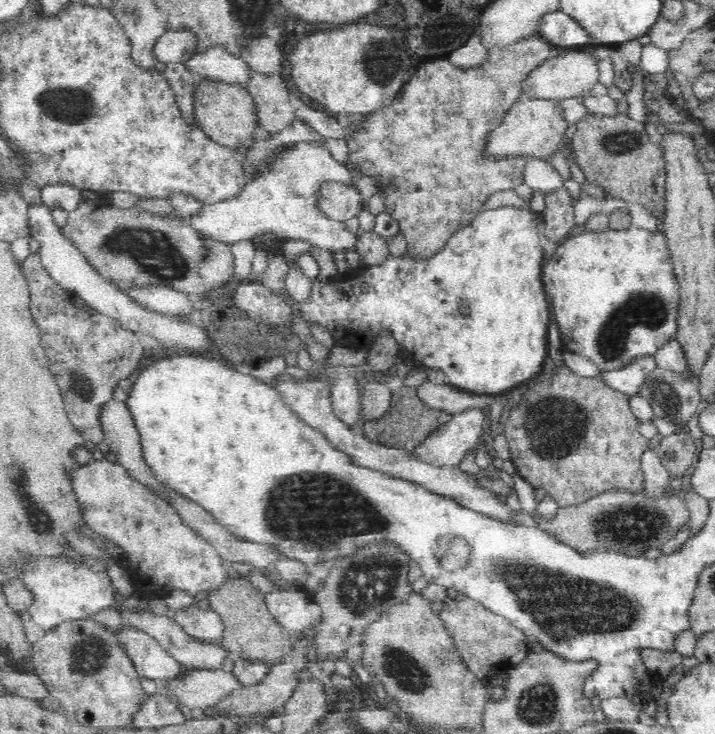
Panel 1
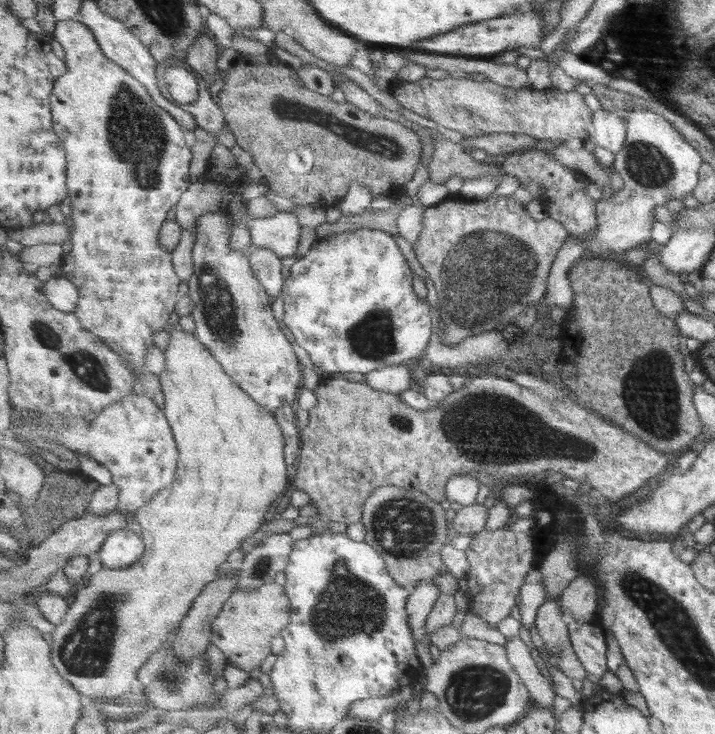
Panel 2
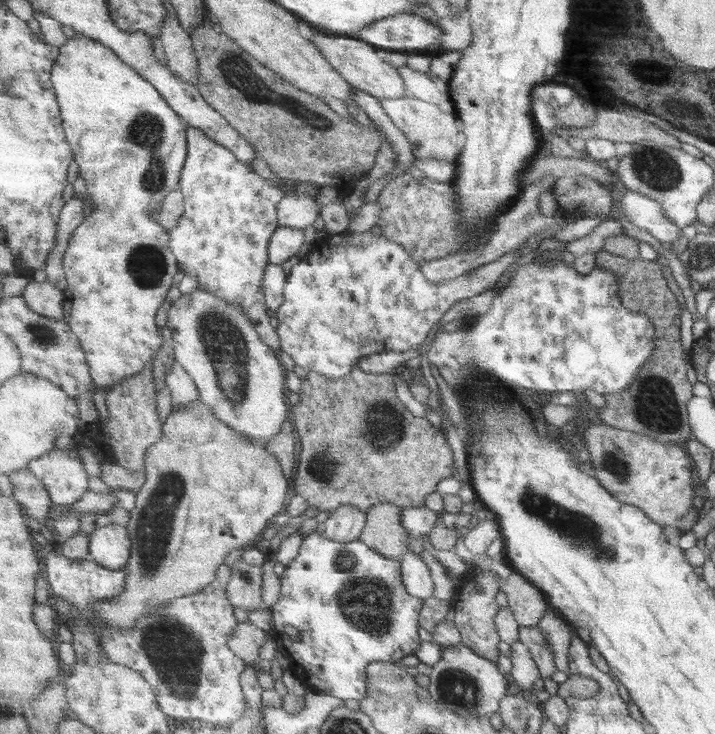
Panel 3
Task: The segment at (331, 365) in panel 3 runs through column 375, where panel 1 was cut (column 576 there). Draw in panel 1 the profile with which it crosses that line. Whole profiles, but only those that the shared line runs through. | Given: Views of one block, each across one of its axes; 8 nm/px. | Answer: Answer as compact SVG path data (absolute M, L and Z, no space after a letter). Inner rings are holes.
M630 226L624 230L612 230L608 228L602 232L584 231L577 236L568 236L562 242L553 255L546 260L541 274L545 292L551 296L551 306L554 308L554 316L562 330L561 340L562 347L568 352L576 353L588 358L589 361L596 364L602 373L611 373L614 370L626 368L626 365L635 361L638 357L655 357L662 346L675 339L678 332L678 318L680 307L680 289L677 276L675 275L673 260L666 242L666 237L662 232L648 232L644 229Z

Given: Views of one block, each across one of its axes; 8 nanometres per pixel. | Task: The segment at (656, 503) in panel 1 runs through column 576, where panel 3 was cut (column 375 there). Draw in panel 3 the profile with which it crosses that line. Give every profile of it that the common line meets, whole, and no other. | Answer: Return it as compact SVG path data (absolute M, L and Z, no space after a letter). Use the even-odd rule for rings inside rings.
M392 502L377 503L365 512L365 530L359 540L387 558L400 561L409 552L410 534L403 526L404 508Z

